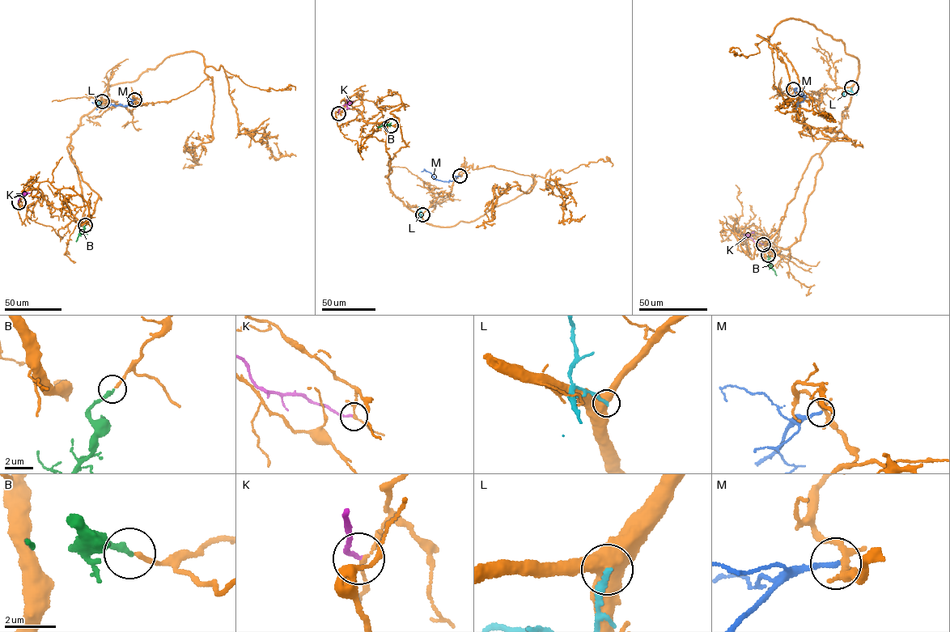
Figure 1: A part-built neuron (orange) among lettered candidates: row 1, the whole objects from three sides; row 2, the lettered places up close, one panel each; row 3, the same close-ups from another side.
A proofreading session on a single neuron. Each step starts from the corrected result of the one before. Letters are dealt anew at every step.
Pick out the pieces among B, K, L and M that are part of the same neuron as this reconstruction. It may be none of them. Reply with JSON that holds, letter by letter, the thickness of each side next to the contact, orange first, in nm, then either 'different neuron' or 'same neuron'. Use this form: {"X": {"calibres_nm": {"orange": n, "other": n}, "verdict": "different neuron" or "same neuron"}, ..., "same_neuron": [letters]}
{"B": {"calibres_nm": {"orange": 180, "other": 280}, "verdict": "same neuron"}, "K": {"calibres_nm": {"orange": 110, "other": 150}, "verdict": "different neuron"}, "L": {"calibres_nm": {"orange": 550, "other": 240}, "verdict": "different neuron"}, "M": {"calibres_nm": {"orange": 200, "other": 200}, "verdict": "different neuron"}, "same_neuron": ["B"]}

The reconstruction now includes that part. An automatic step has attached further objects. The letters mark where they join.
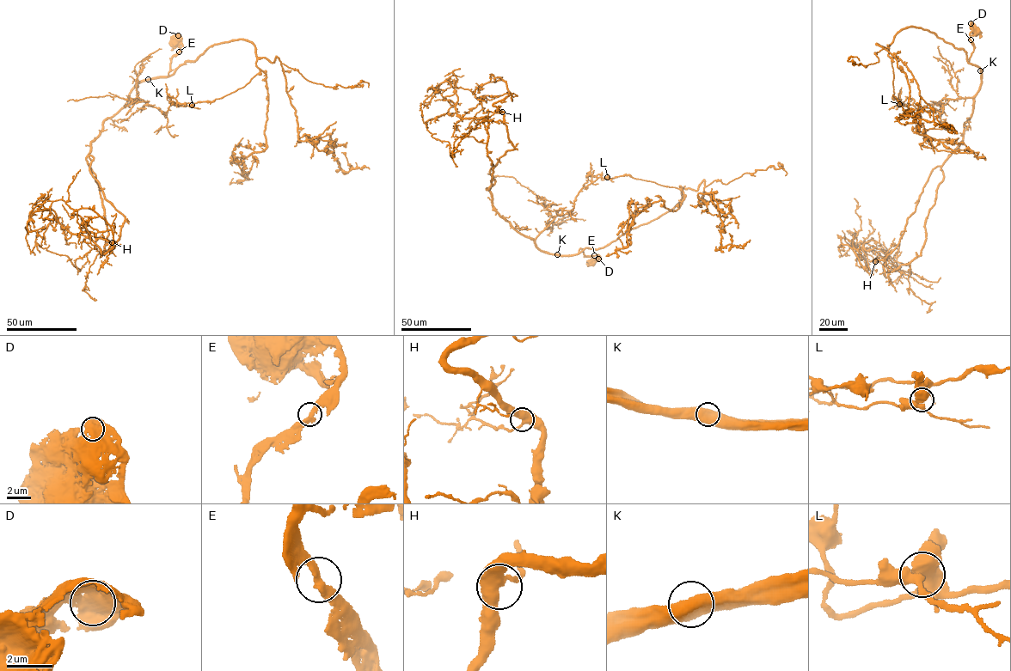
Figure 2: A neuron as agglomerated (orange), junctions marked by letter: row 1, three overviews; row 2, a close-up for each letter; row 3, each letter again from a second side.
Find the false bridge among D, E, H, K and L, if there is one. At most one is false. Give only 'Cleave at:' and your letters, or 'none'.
Cleave at: none

